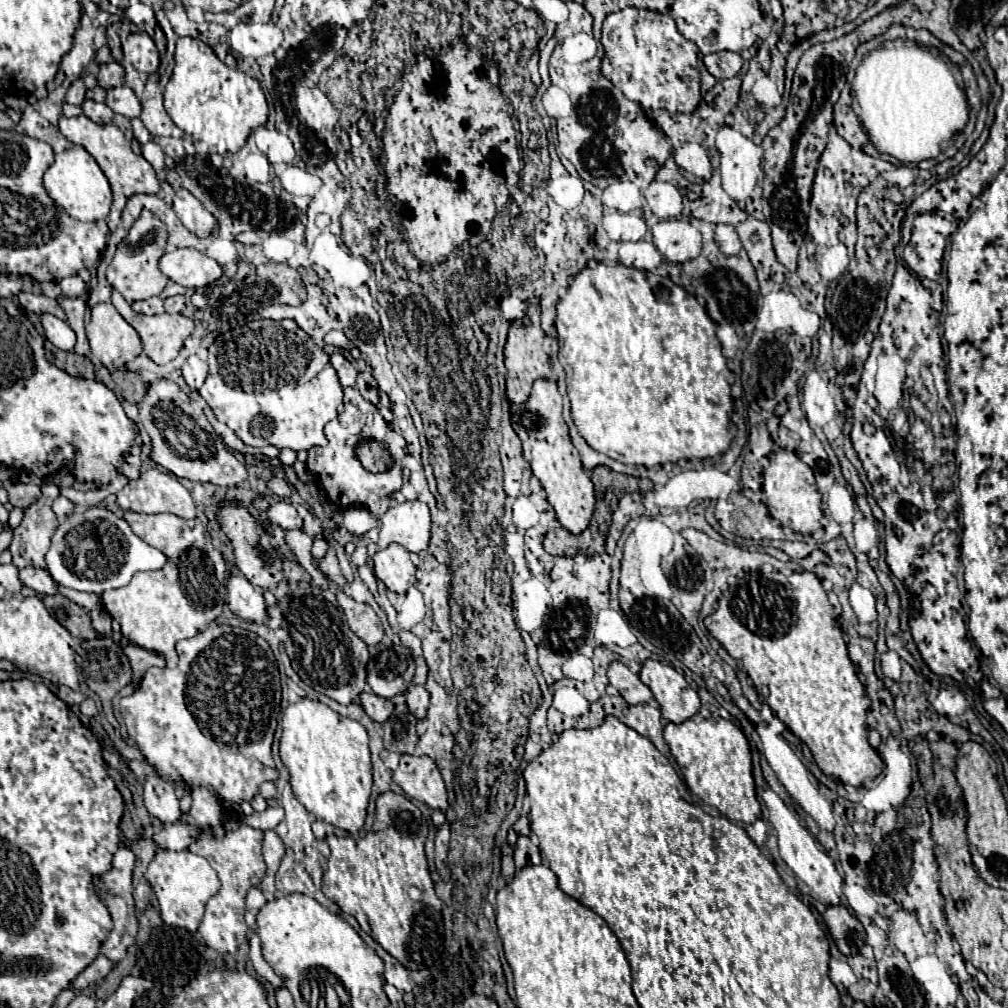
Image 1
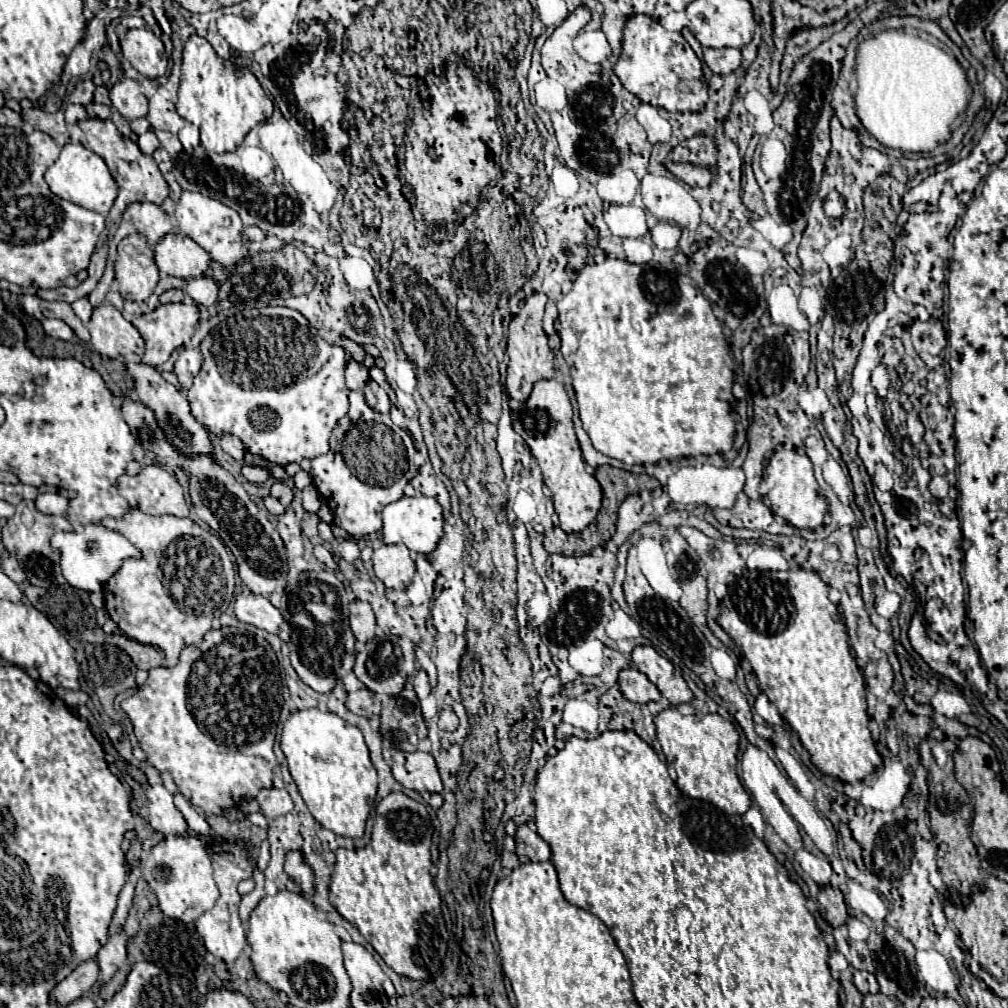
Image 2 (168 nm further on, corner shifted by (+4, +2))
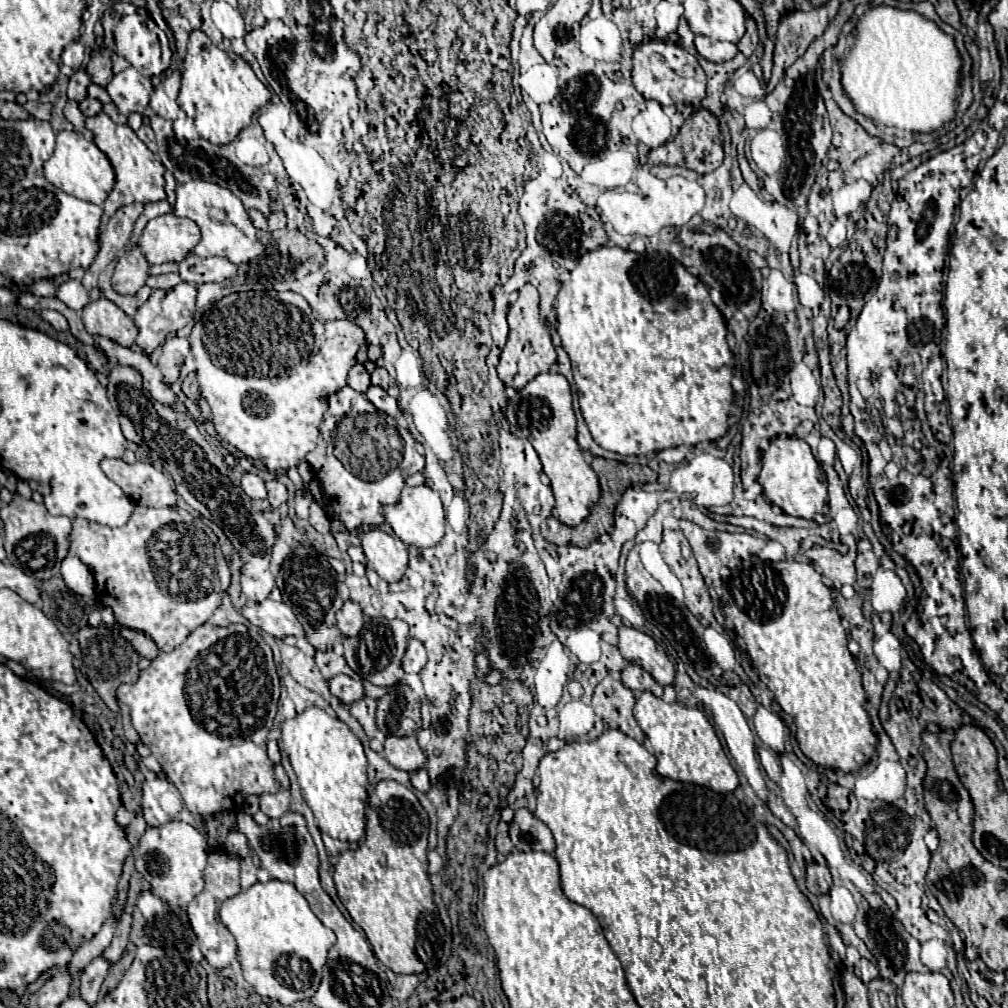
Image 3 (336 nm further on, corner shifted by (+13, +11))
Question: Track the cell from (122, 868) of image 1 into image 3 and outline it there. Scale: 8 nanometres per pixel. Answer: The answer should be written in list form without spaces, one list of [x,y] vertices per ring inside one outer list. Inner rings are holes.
[[[98,956],[94,958],[84,970],[82,970],[82,984],[80,984],[80,994],[82,998],[94,1006],[96,1002],[96,996],[98,996],[98,990],[102,986],[102,980],[106,978],[106,972],[110,968],[110,962],[104,958],[104,956]]]

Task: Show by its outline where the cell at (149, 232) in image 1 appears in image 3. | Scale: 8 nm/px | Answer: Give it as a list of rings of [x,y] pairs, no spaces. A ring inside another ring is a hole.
[[[130,246],[116,262],[112,274],[112,288],[118,294],[136,294],[148,278],[148,260],[138,246]]]

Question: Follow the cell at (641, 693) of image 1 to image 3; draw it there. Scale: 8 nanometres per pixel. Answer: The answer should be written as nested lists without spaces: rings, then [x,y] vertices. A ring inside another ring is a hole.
[[[628,664],[628,668],[622,670],[622,684],[630,688],[632,692],[652,692],[654,696],[662,696],[662,686],[638,664]]]

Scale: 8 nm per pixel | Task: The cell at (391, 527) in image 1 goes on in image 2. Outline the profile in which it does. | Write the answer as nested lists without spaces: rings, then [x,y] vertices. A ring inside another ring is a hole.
[[[401,497],[383,509],[383,543],[403,543],[413,553],[431,553],[443,537],[443,509],[433,497]]]

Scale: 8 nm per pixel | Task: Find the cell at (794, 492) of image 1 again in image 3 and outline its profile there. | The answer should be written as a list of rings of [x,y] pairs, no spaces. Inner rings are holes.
[[[776,436],[770,440],[770,448],[762,456],[762,472],[758,482],[764,488],[764,496],[790,516],[812,518],[816,512],[822,512],[828,500],[824,472],[814,460],[810,446],[800,438]]]

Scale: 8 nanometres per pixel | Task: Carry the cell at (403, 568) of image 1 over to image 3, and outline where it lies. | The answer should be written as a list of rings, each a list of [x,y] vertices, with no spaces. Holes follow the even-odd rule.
[[[370,530],[362,538],[364,554],[376,574],[386,582],[398,582],[408,568],[406,544],[382,530]]]

